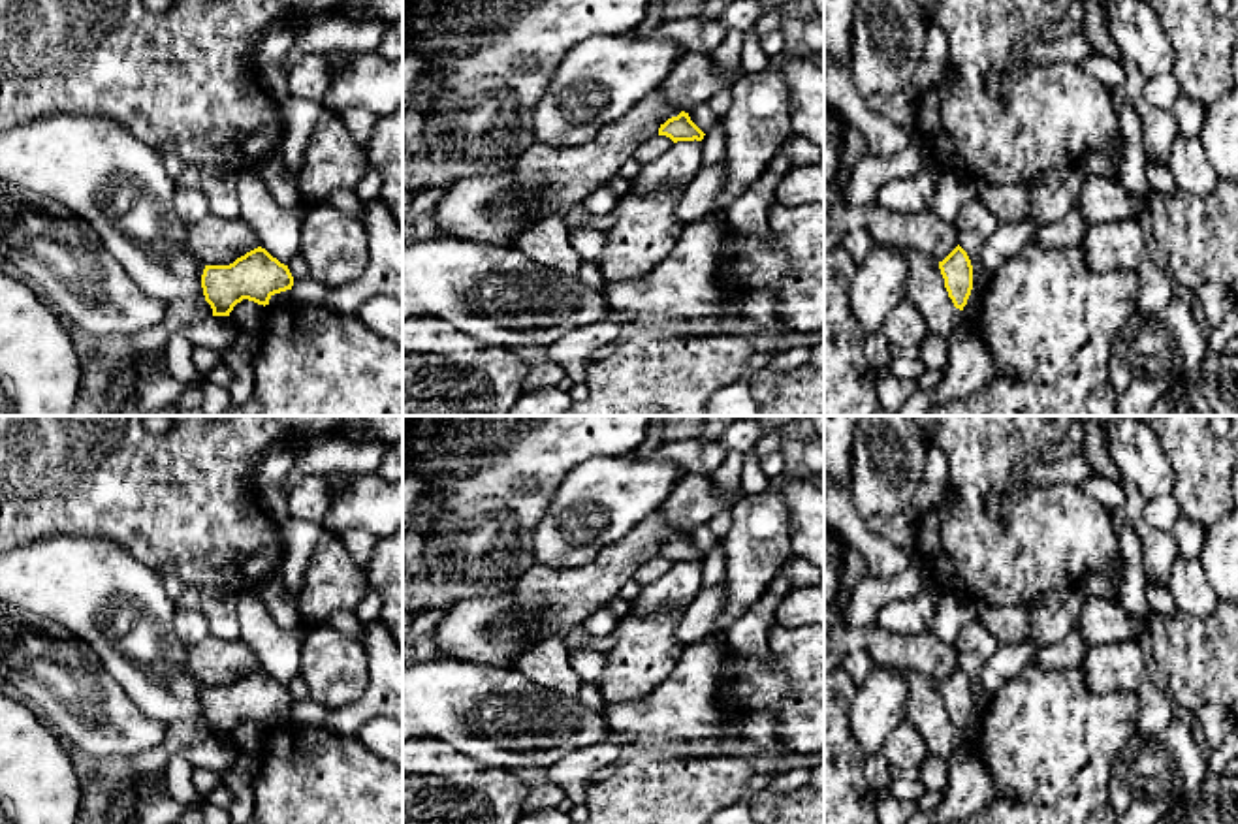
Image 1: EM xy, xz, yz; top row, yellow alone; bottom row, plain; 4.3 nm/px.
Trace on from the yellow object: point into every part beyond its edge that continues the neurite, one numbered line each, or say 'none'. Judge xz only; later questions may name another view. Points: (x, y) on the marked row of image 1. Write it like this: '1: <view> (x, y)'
none

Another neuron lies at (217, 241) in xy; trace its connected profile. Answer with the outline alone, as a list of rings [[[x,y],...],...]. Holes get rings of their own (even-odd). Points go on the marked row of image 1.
[[[207,214],[186,228],[186,248],[205,265],[230,265],[262,246],[256,230],[243,218]]]

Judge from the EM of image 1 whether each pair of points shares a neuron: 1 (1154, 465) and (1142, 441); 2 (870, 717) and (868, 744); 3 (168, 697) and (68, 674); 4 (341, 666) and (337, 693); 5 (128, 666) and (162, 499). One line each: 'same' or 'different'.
1: same
2: same
3: different
4: same
5: different

